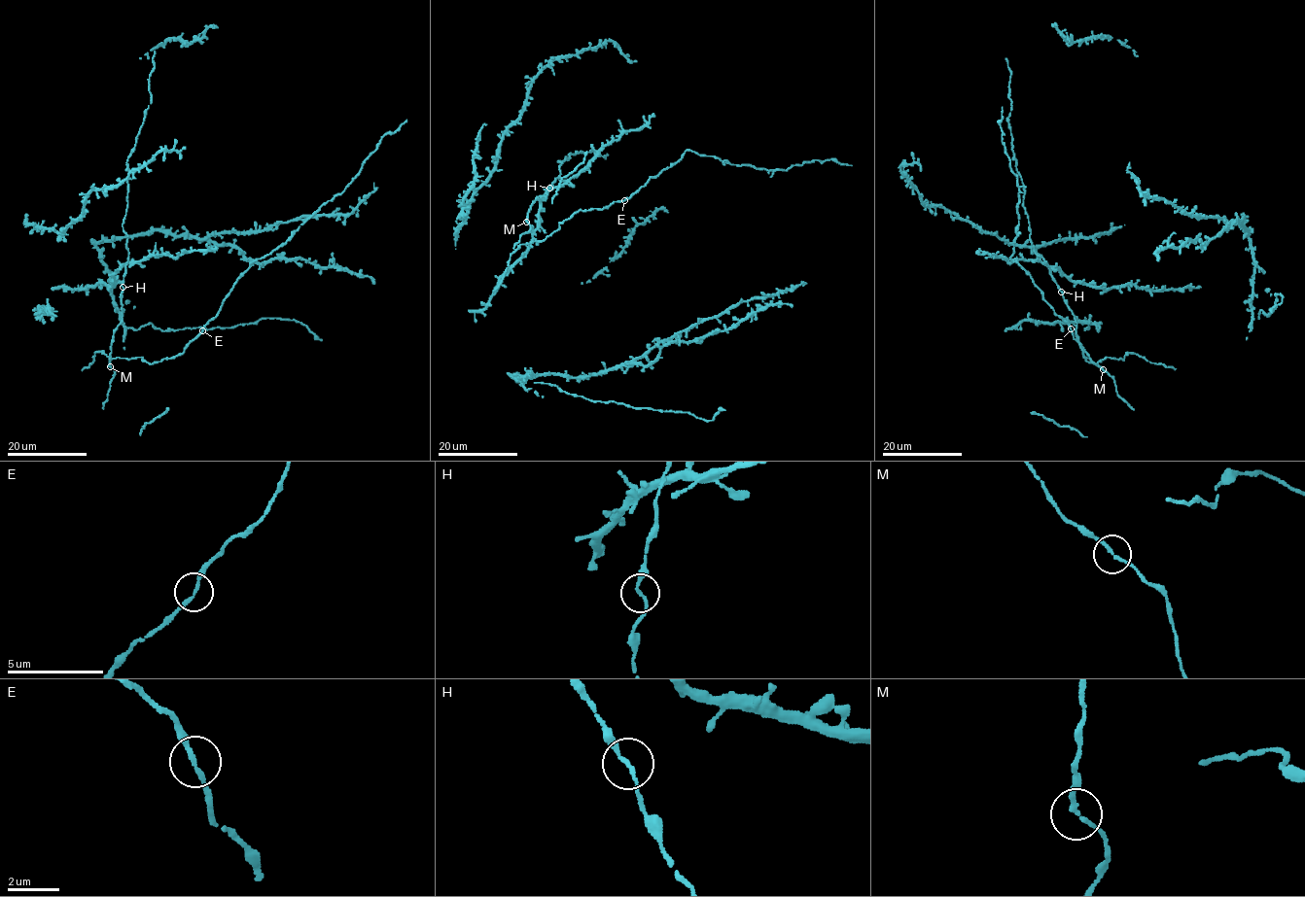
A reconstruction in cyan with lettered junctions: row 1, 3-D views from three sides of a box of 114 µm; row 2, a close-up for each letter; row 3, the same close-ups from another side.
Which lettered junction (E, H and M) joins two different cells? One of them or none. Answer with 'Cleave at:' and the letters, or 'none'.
Cleave at: none

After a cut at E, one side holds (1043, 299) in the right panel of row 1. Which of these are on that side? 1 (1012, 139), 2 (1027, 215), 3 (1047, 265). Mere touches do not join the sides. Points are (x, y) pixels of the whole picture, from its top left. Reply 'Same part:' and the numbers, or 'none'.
Same part: none

